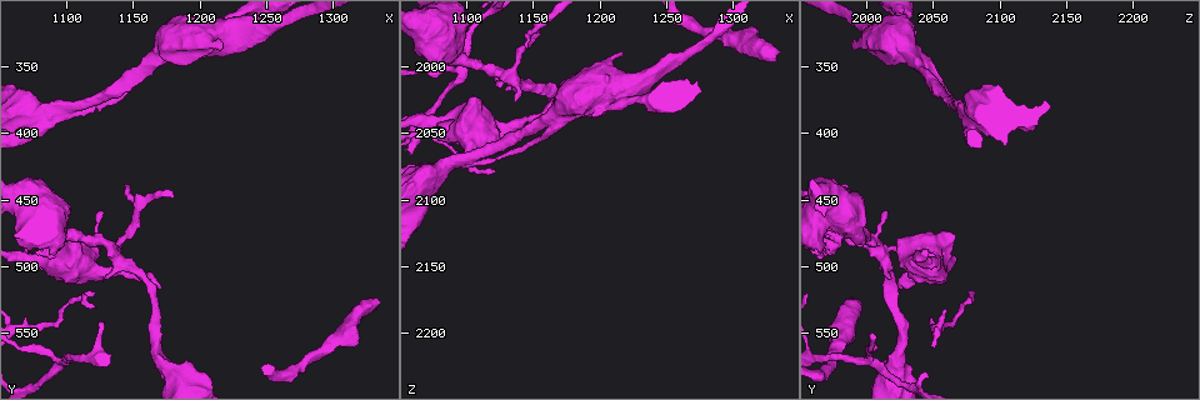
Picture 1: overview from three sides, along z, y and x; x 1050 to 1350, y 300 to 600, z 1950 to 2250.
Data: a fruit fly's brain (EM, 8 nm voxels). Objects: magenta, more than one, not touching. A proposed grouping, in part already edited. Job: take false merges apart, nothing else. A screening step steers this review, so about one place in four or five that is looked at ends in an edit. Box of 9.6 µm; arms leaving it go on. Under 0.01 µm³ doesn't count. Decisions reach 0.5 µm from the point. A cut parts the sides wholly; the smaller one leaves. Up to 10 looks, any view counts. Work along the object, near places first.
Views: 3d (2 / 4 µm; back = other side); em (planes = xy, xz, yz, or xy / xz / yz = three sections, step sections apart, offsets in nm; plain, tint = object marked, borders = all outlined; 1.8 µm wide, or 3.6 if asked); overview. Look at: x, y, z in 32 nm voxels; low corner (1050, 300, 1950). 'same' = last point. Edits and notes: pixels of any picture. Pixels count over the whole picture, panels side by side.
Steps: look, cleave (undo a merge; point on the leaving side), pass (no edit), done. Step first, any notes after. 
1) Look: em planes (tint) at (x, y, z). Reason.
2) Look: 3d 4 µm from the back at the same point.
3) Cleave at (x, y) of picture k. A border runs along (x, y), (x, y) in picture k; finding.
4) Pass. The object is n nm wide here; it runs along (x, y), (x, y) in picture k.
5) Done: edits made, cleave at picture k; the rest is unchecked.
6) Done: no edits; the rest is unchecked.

Look: 3d 4 µm at (1172, 344, 2034). Calibre changes.

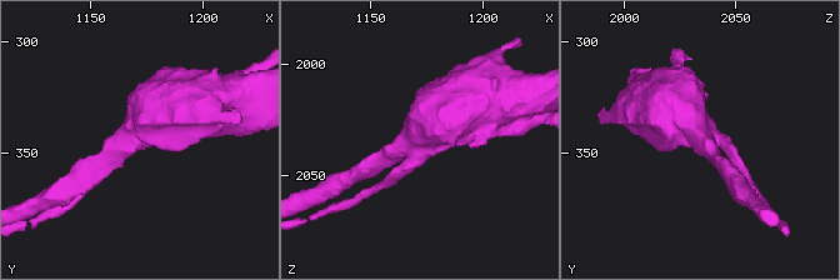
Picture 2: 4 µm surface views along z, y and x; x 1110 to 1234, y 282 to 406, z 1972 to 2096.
Look: em 3.6 µm planes (plain) at (1172, 343, 2035). Shape alone is not enough.

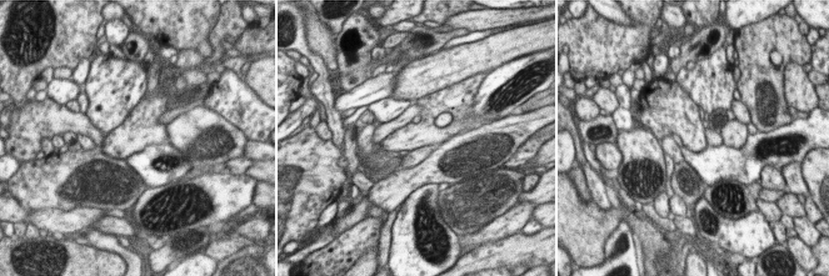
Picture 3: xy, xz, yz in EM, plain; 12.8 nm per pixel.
Look: em 3.6 µm planes (tint) at the same point. Where the object lies.

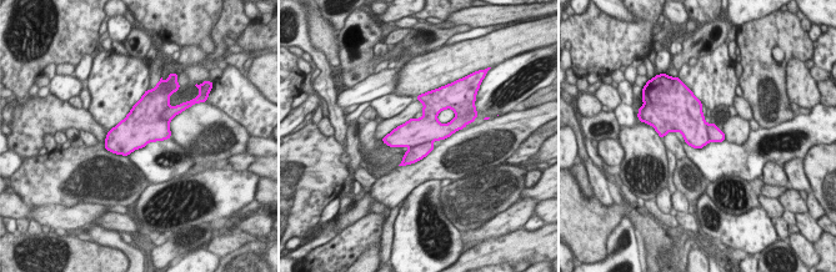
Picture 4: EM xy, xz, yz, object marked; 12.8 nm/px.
Cleave at (415, 154) of picture 4. A border runs along (431, 141), (409, 147) in picture 4; a second neuron is stuck on.

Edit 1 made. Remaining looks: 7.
Look: overview. Redraw.

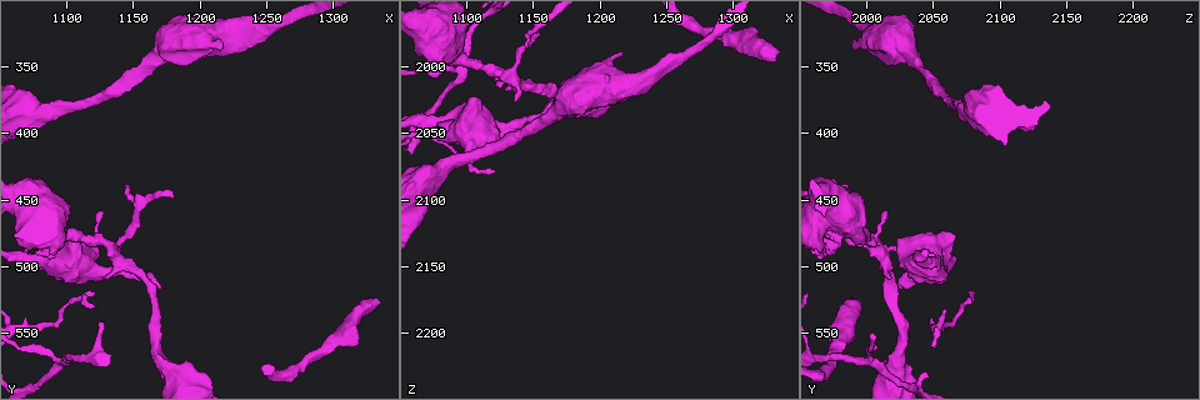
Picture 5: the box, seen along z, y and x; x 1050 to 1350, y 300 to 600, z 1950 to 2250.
Look: em xy step 16 (tint) at (1164, 526, 2018). A fork.

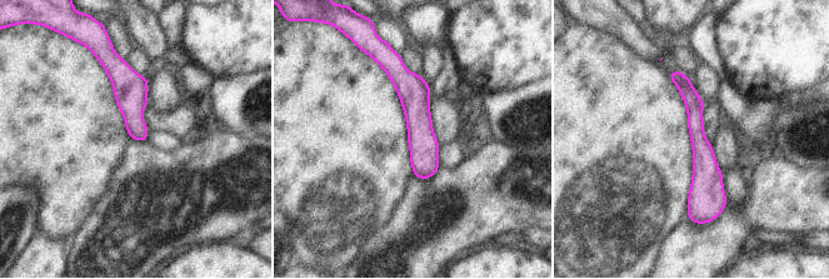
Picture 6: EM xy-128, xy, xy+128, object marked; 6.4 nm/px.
Look: em xz step 16 (tint) at the same point. Cut it another way.

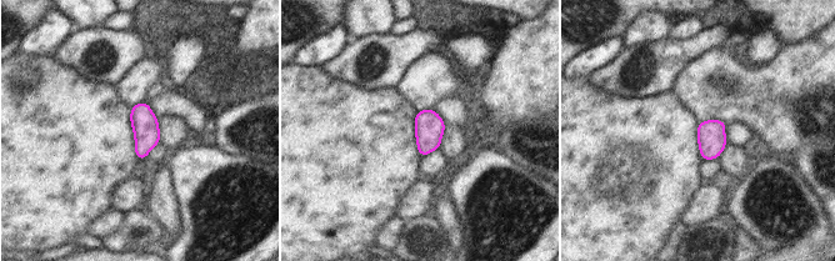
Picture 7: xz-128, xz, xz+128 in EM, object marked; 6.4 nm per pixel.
Pass. All the same neuron.

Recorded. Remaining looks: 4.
Look: em 3.6 µm planes (tint) at (1096, 572, 2004). Three arms meet.

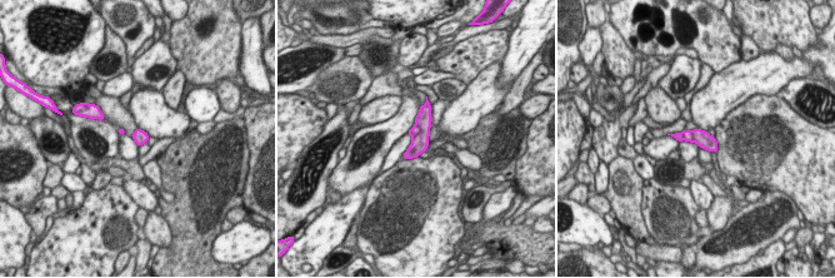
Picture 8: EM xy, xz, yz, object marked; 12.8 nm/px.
Cleave at (420, 142) of picture 8. A border runs along (415, 124), (419, 132), (413, 138) in picture 8; two neurons meet here.

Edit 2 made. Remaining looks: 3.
Done: edits made, cleave at picture 4, cleave at picture 8; the rest is unchecked.

